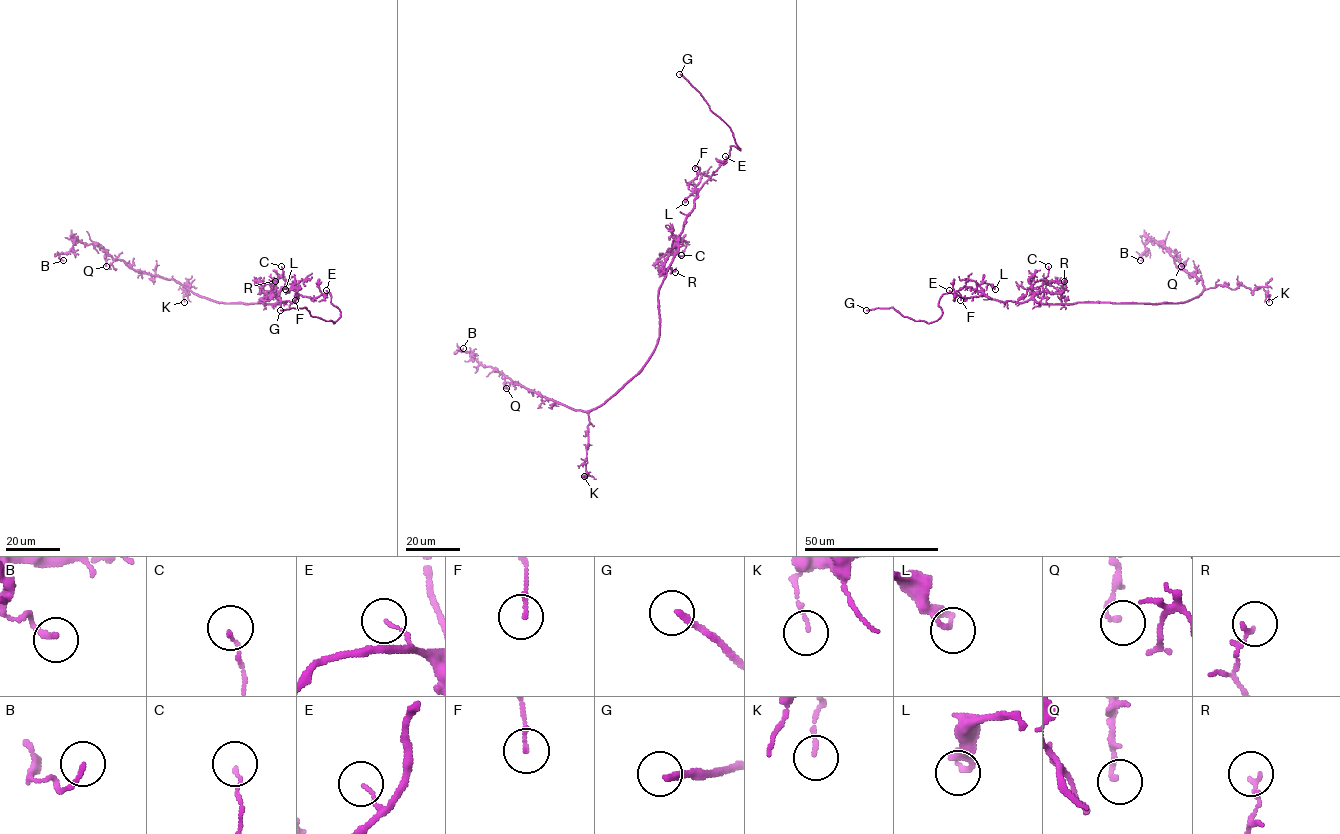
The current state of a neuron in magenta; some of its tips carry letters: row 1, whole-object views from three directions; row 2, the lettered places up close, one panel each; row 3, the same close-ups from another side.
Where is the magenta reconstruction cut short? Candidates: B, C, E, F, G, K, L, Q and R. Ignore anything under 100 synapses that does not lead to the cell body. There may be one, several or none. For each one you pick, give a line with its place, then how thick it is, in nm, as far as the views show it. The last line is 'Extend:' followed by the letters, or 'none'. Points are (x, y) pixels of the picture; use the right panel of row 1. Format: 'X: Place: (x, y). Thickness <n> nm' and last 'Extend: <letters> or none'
G: Place: (866, 310). Thickness 240 nm
Extend: G

